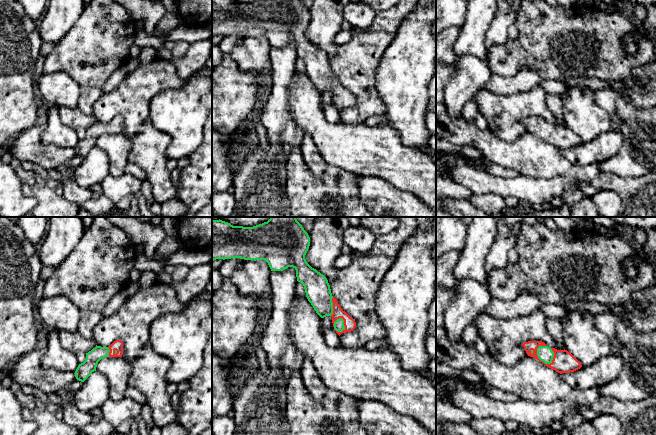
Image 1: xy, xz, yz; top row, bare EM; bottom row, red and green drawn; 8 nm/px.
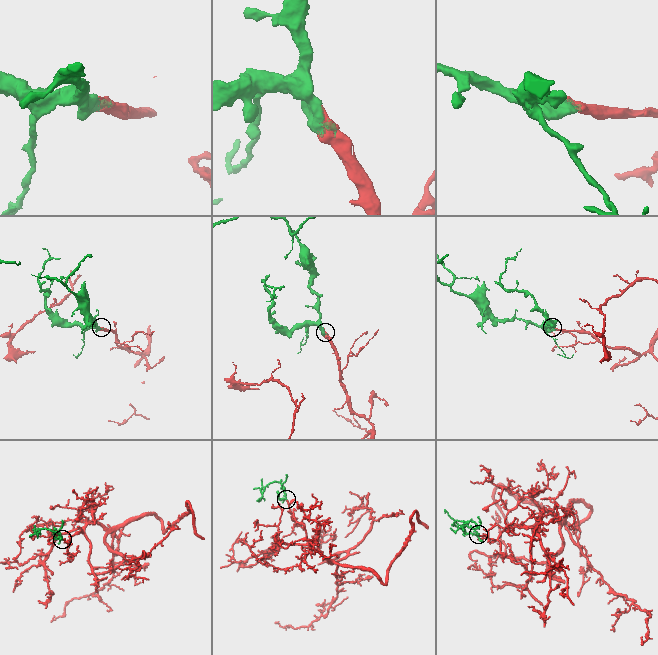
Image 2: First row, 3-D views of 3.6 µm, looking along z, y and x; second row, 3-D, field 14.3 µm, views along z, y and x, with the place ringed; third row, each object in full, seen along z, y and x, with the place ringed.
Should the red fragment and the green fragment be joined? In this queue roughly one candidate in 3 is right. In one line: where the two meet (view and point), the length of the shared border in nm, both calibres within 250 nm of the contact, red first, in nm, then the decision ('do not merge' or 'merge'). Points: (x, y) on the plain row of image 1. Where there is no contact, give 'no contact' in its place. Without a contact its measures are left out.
contact yz (538, 134); length 180 nm; calibres 180 and 120 nm; merge

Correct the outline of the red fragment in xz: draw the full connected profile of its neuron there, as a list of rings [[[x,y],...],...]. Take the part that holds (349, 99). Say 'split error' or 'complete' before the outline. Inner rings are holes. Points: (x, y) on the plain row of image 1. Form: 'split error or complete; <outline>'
split error; [[[212,0],[212,37],[231,34],[265,36],[271,47],[283,47],[293,43],[296,46],[297,57],[303,60],[306,73],[316,89],[321,94],[331,92],[333,103],[339,112],[353,107],[356,98],[342,86],[332,72],[327,54],[307,39],[305,31],[309,22],[310,13],[301,0],[259,0],[253,3]]]

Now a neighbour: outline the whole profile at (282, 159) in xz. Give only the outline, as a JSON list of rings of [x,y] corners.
[[[285,146],[280,156],[278,156],[278,165],[283,166],[286,165],[288,155],[290,153],[291,148],[289,146]]]

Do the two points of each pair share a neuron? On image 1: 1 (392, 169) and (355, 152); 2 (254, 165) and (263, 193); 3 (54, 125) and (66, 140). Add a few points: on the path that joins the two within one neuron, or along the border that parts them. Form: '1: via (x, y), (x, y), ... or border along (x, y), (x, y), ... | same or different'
1: via (383, 160), (375, 152), (364, 152) | same
2: via (259, 172), (260, 186) | same
3: via (55, 129), (62, 136) | same

